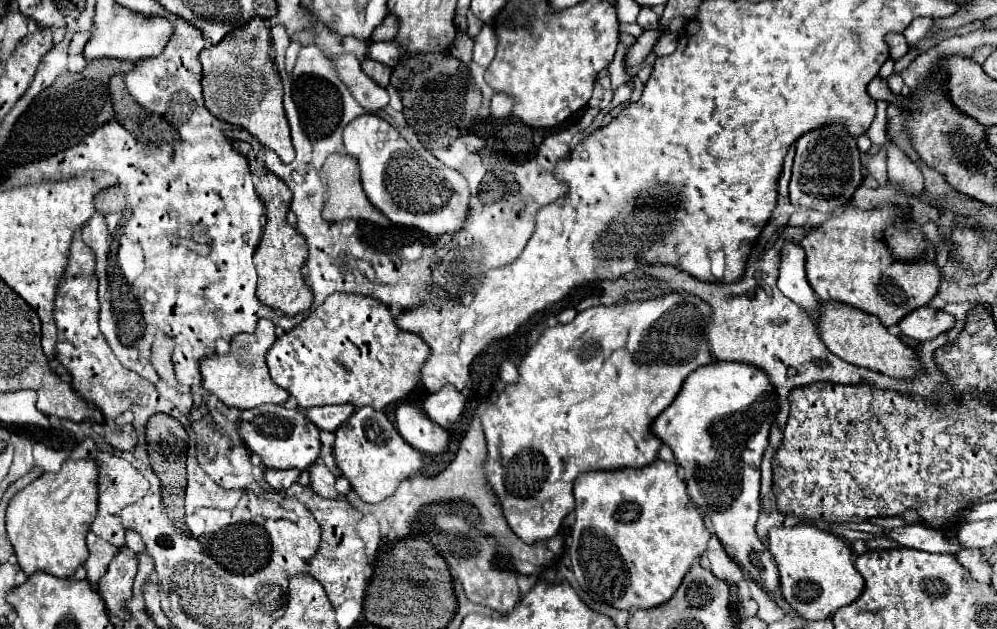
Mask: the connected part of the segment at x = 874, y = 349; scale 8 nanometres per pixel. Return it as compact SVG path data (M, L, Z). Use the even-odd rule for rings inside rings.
M820 301L816 331L822 343L828 347L828 351L832 351L834 355L848 363L904 379L920 373L920 363L916 361L914 349L906 347L900 341L900 337L888 333L888 329L880 323L878 317L868 315L856 307L850 307L840 301Z

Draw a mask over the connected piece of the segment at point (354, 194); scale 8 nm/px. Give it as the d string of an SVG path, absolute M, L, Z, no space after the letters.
M332 153L322 171L328 175L328 183L330 183L330 189L328 189L328 201L324 205L324 211L322 211L322 217L326 221L342 221L342 219L366 219L366 221L372 221L376 225L382 225L386 227L390 223L390 219L380 213L372 203L370 199L364 195L364 189L362 189L362 183L360 183L360 167L358 167L358 161L352 159L350 155L344 155L344 153Z

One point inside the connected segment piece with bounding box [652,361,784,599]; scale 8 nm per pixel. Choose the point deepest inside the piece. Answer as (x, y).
(718, 426)

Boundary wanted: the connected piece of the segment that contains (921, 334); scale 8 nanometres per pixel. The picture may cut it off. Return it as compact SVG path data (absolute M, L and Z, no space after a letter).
M920 307L910 315L906 315L898 323L898 327L906 337L912 337L916 341L926 341L948 331L952 323L954 323L954 317L946 315L944 311L932 309L932 307Z

